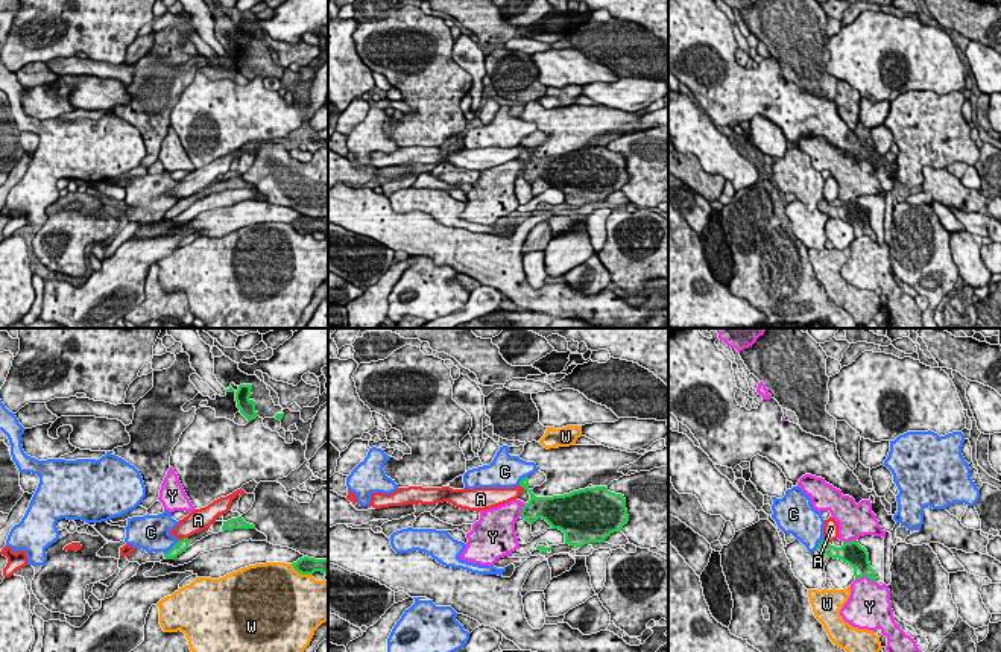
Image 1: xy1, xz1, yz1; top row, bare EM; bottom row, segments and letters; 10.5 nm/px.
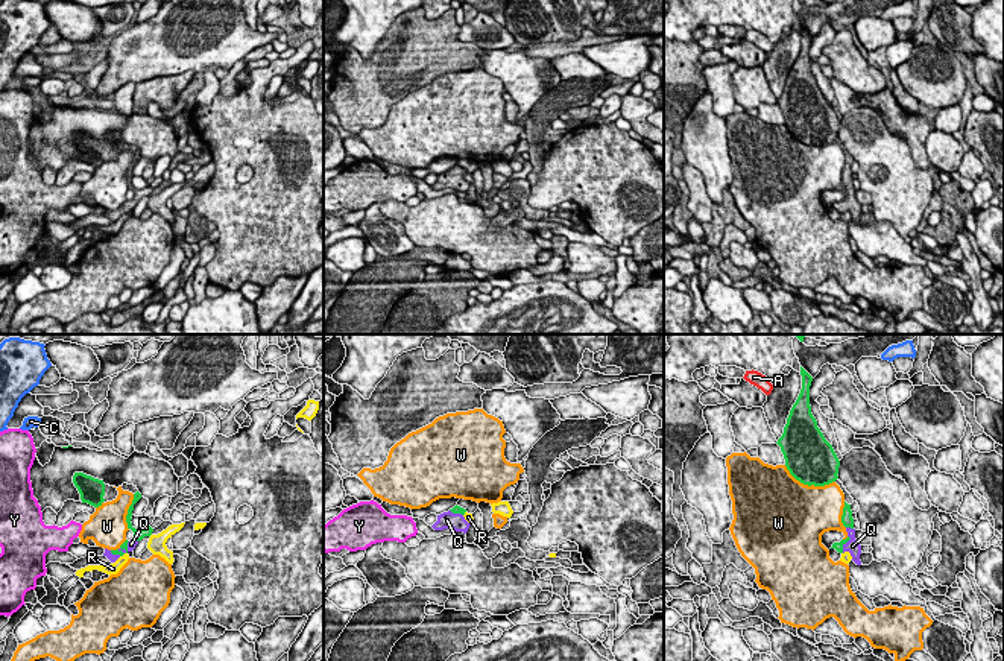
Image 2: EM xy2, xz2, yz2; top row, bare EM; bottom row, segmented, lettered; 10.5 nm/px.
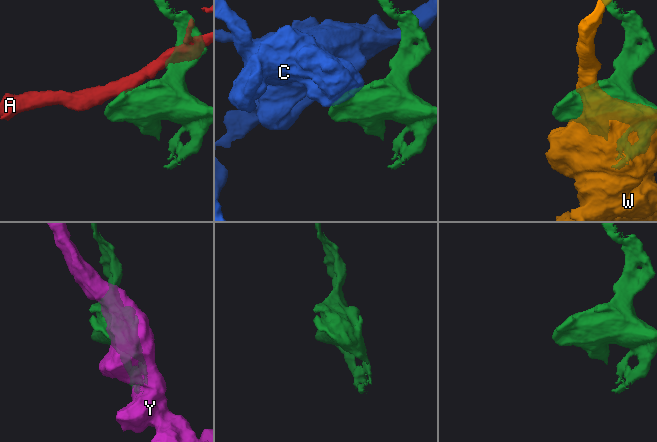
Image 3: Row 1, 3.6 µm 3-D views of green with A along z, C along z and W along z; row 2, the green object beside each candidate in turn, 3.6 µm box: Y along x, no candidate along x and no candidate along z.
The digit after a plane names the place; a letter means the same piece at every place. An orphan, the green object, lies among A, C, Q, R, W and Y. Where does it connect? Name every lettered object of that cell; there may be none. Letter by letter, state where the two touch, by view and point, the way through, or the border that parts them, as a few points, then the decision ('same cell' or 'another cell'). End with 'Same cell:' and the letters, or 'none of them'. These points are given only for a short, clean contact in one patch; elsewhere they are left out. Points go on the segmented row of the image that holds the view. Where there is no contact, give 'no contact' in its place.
A: meets green in xy1 at (184, 538); border along xy1 (187, 537), (178, 541); another cell
C: meets green in xy1 at (170, 549); border along xy1 (178, 541), (164, 555); another cell
Q: meets green in xy2 at (125, 549); same cell
R: meets green in xy2 at (123, 553); another cell
W: meets green in yz2 at (808, 485); another cell
Y: meets green in yz1 at (866, 575); another cell
Same cell: Q

